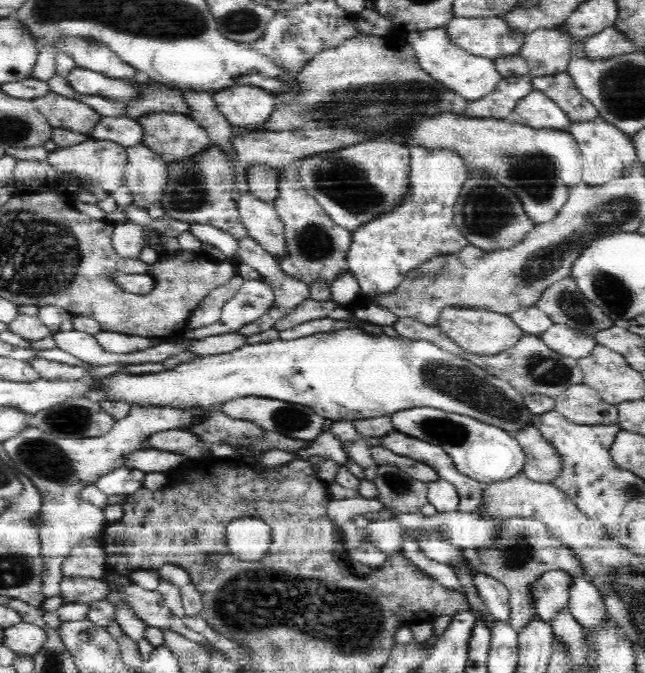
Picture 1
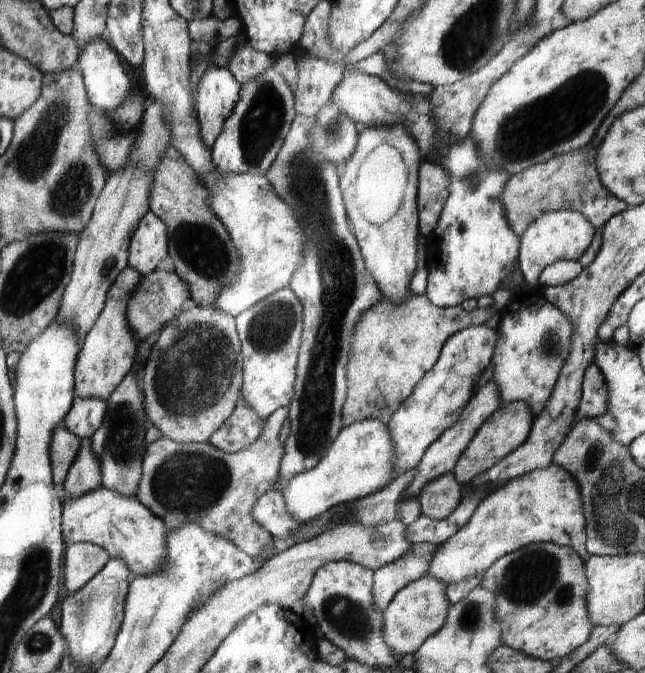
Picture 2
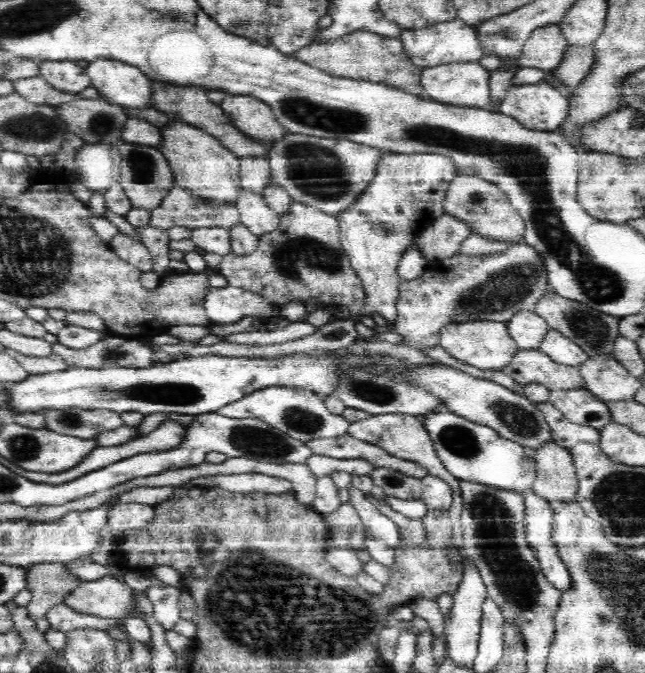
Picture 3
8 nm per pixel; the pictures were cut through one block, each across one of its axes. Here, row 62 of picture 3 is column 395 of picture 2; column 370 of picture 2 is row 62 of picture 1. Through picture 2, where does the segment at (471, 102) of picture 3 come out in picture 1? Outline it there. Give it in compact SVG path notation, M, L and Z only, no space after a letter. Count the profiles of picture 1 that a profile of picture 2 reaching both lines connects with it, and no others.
M445 25L416 32L407 31L406 41L414 49L422 70L428 72L434 80L441 82L452 92L464 96L469 103L490 94L503 79L493 59L476 56L453 44Z

